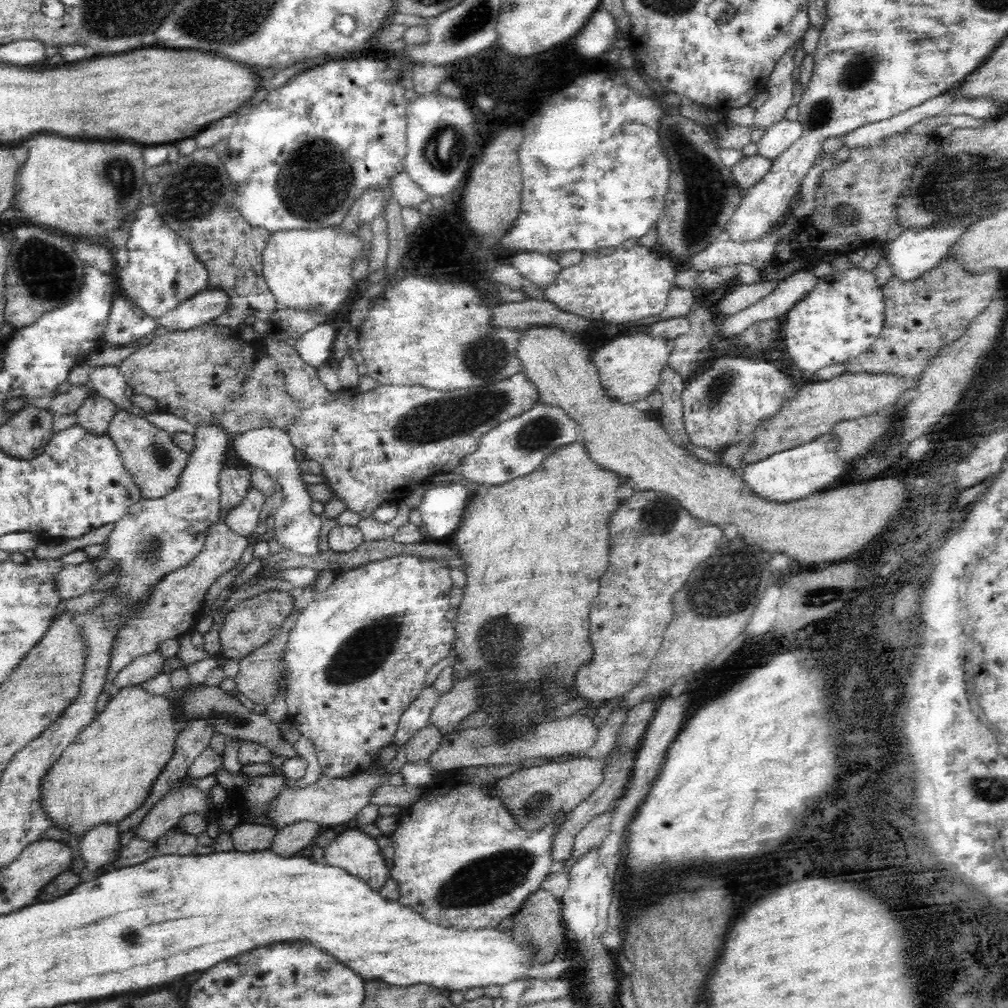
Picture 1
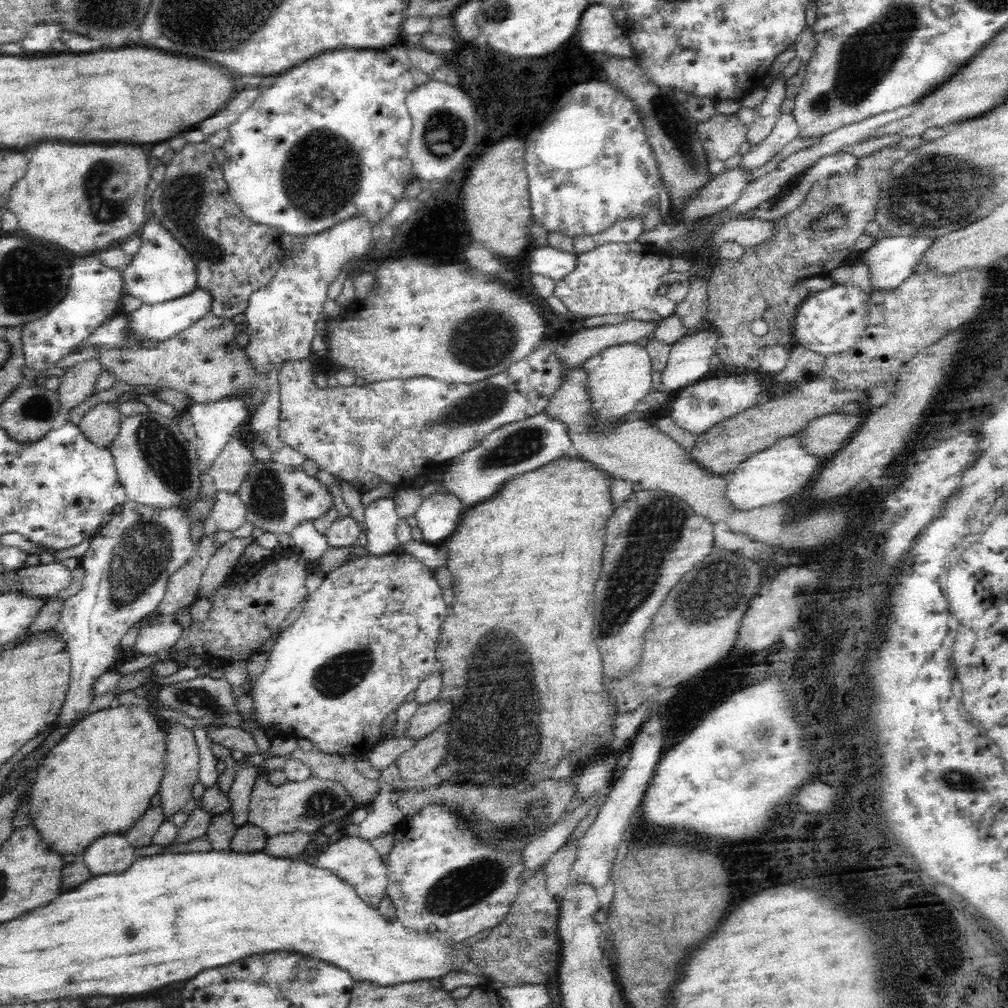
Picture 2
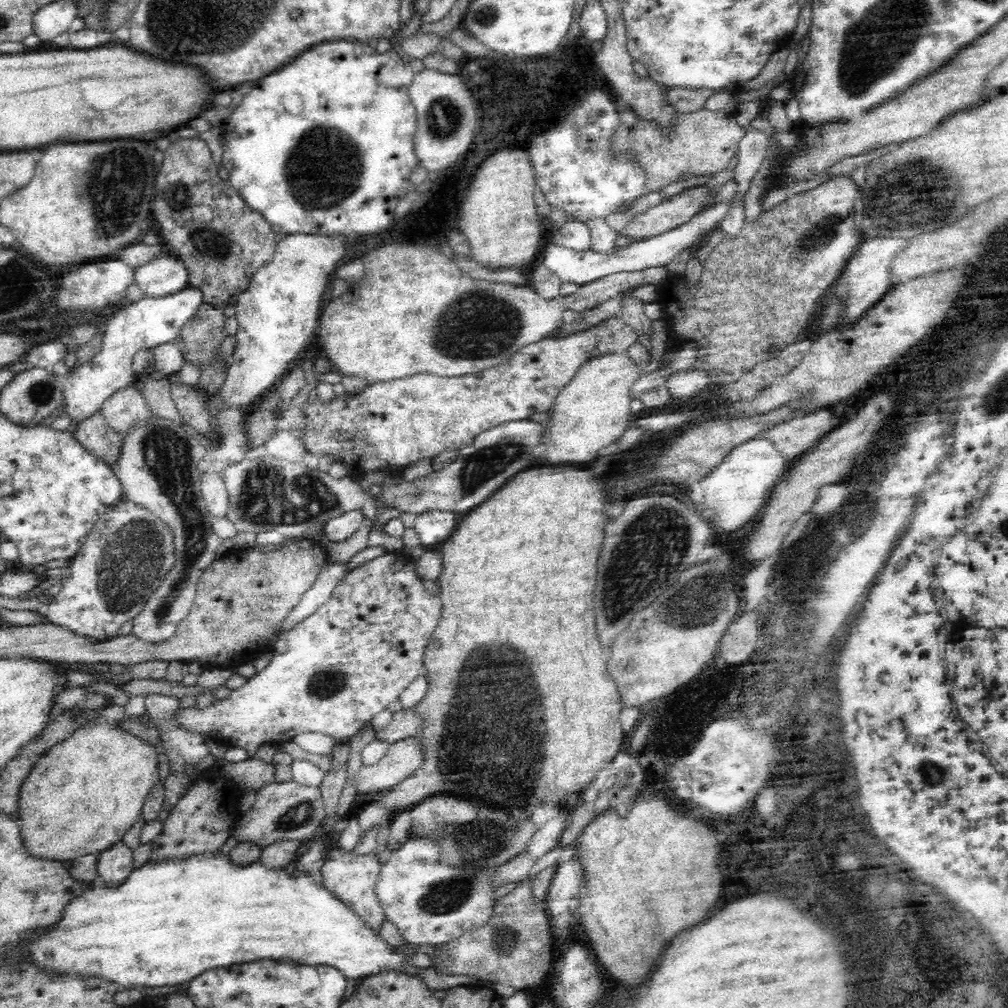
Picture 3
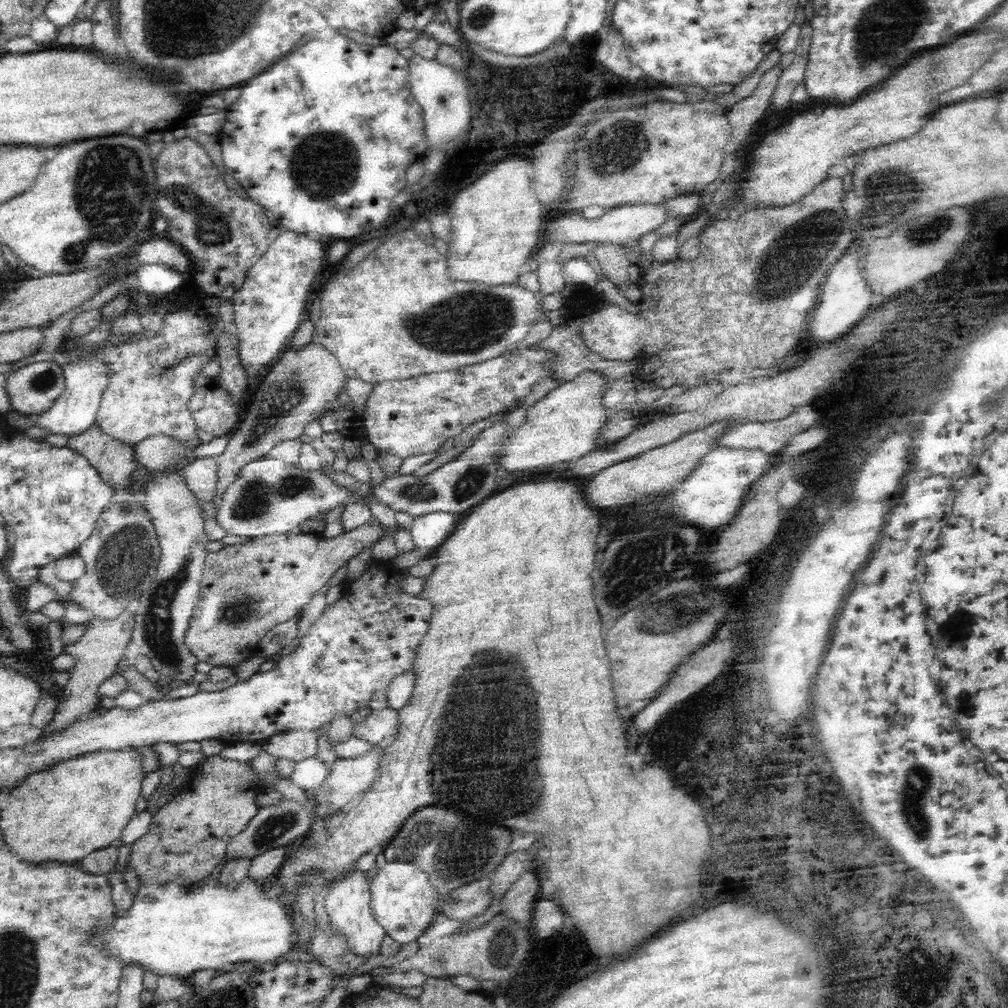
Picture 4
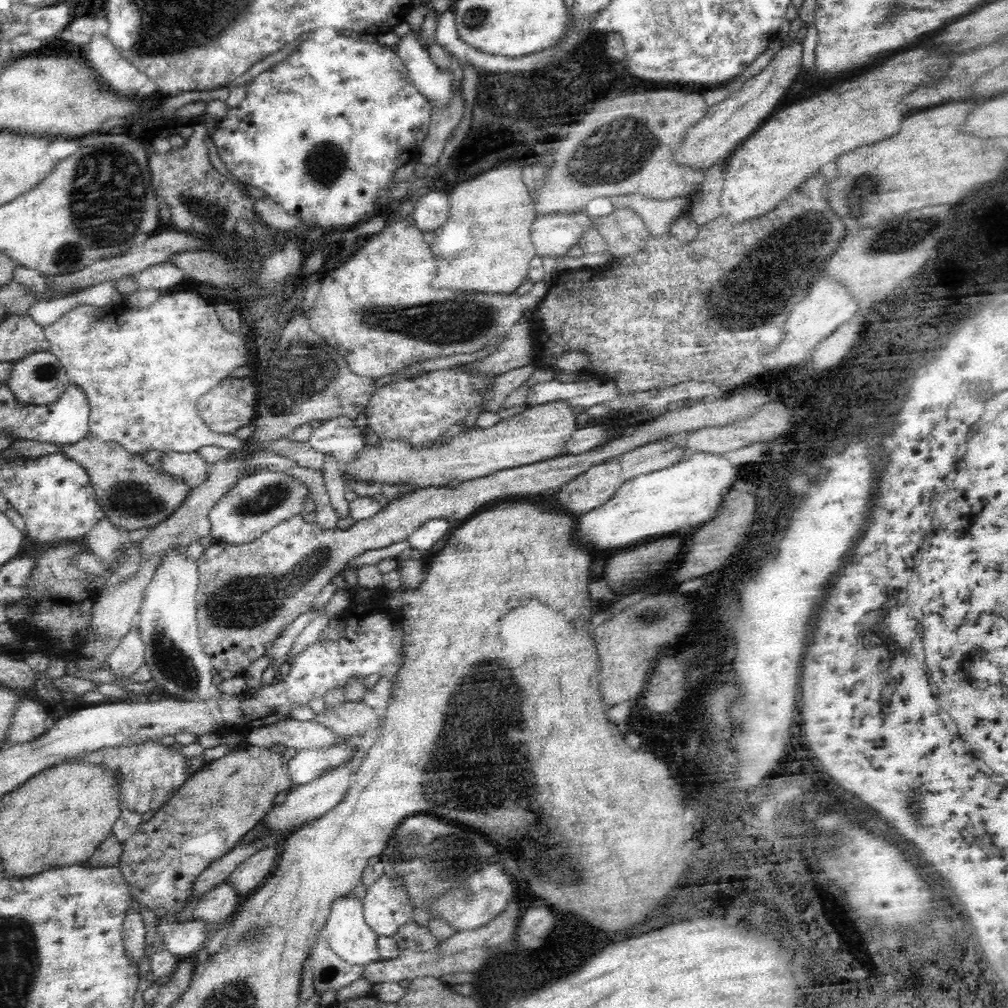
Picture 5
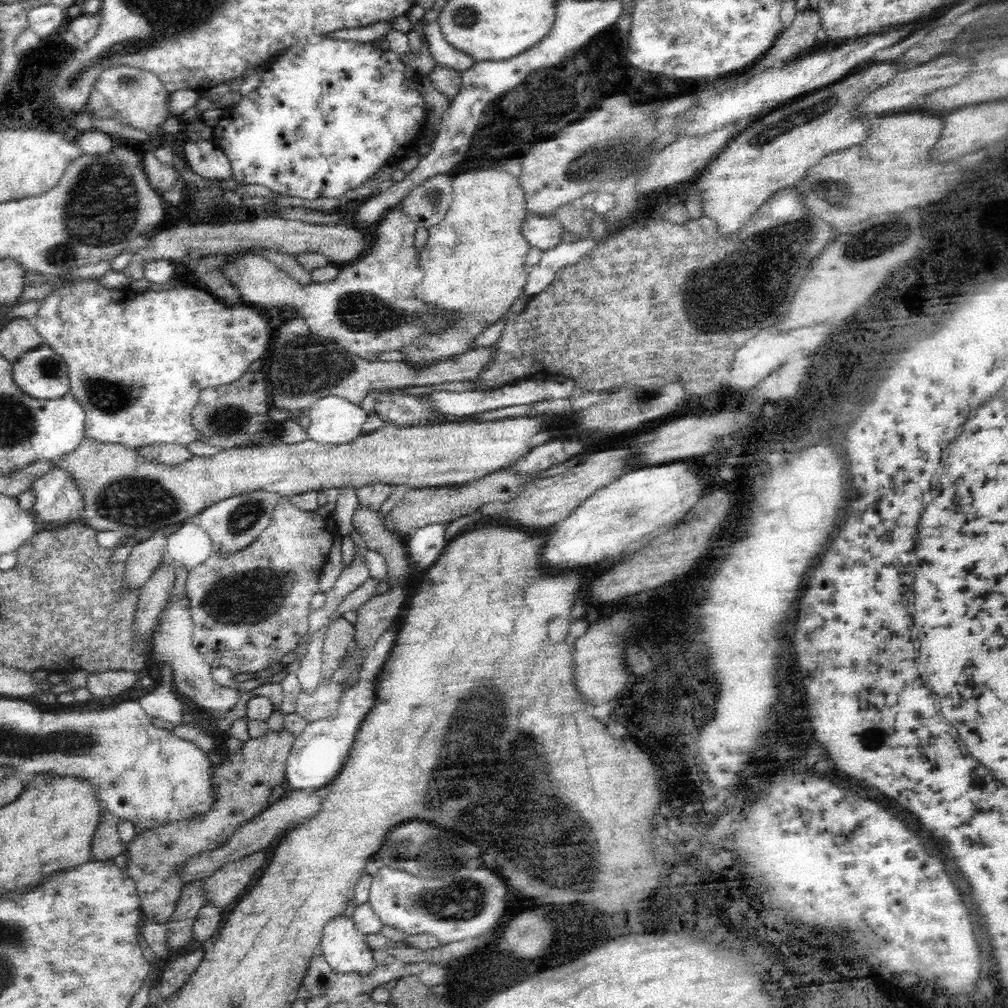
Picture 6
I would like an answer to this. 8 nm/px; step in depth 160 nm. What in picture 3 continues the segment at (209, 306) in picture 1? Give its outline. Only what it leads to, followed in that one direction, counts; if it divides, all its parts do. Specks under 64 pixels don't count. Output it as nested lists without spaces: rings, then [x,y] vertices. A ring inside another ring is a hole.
[[[188,286],[168,296],[145,296],[137,302],[123,303],[117,307],[114,316],[105,323],[101,348],[96,352],[96,356],[92,356],[86,364],[80,364],[76,374],[66,375],[66,390],[63,390],[66,392],[64,410],[72,416],[72,420],[82,424],[88,417],[101,410],[104,401],[112,396],[112,393],[118,392],[120,388],[126,388],[132,380],[133,356],[141,350],[173,341],[202,302],[202,291]]]

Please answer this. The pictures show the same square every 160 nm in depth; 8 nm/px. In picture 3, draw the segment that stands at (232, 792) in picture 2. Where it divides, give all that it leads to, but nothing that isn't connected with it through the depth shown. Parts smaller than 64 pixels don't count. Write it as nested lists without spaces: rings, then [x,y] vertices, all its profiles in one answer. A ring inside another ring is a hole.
[[[399,551],[388,552],[383,556],[374,558],[374,560],[368,560],[368,562],[360,564],[358,568],[350,570],[348,574],[342,577],[342,580],[338,582],[338,586],[332,591],[330,598],[324,604],[321,604],[316,612],[313,612],[308,618],[279,636],[279,639],[272,646],[274,654],[272,654],[272,658],[264,670],[230,689],[228,698],[224,698],[220,702],[214,702],[212,706],[205,707],[204,710],[196,710],[192,707],[189,707],[188,710],[176,710],[173,713],[173,720],[176,722],[176,726],[180,727],[180,730],[194,731],[196,734],[208,734],[210,730],[218,730],[228,740],[228,746],[238,746],[238,748],[246,750],[248,753],[247,760],[255,758],[256,750],[260,746],[266,743],[281,744],[289,742],[303,732],[320,732],[320,734],[331,736],[337,743],[347,742],[354,734],[358,734],[358,730],[364,728],[366,724],[370,724],[373,716],[387,710],[390,704],[397,702],[400,694],[408,688],[414,678],[425,674],[424,648],[432,638],[438,620],[440,620],[441,612],[440,597],[438,597],[438,594],[430,594],[428,590],[424,589],[423,579],[418,577],[416,564],[412,558]]]

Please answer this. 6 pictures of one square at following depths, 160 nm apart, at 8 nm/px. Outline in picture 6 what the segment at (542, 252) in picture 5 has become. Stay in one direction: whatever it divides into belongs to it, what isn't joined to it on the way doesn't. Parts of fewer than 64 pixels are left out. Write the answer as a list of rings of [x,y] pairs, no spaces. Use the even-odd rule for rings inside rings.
[[[528,212],[522,224],[522,235],[530,246],[538,250],[550,250],[562,242],[564,227],[554,216],[544,217]]]

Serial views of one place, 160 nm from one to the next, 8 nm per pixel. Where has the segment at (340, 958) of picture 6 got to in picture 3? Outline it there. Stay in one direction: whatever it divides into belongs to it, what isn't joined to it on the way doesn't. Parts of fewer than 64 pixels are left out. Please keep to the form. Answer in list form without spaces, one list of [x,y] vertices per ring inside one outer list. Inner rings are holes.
[[[338,846],[328,849],[321,866],[322,884],[326,889],[332,892],[332,895],[336,895],[337,900],[353,912],[354,916],[364,920],[373,932],[379,932],[379,934],[385,920],[384,912],[376,896],[376,882],[380,876],[380,868],[382,868],[382,863],[378,861],[378,856],[374,852],[360,856],[354,851],[339,849]]]

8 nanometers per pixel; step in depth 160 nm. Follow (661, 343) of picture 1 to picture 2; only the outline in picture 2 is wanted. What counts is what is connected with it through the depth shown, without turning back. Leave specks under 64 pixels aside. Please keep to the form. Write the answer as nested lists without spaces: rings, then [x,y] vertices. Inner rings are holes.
[[[638,343],[619,344],[600,351],[584,364],[588,375],[590,435],[603,434],[624,424],[625,416],[652,390],[652,359],[646,347]]]

